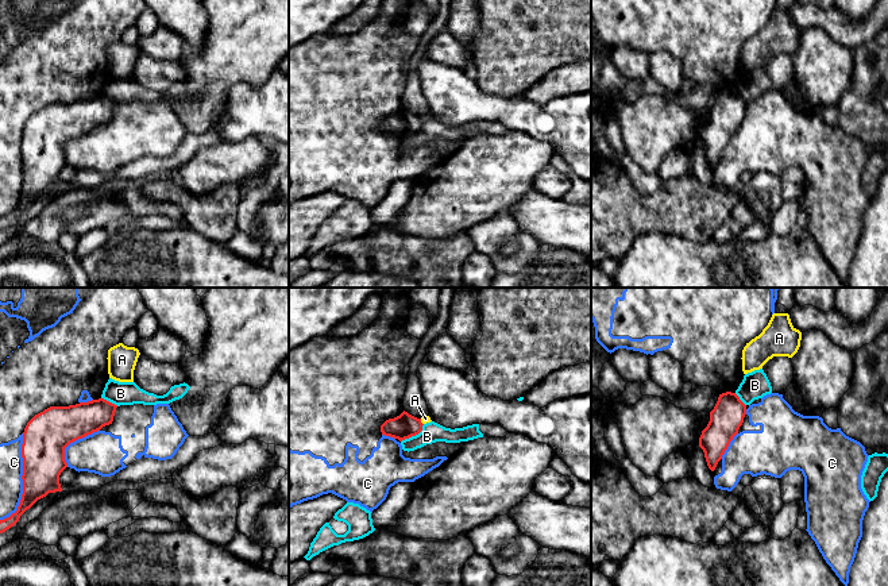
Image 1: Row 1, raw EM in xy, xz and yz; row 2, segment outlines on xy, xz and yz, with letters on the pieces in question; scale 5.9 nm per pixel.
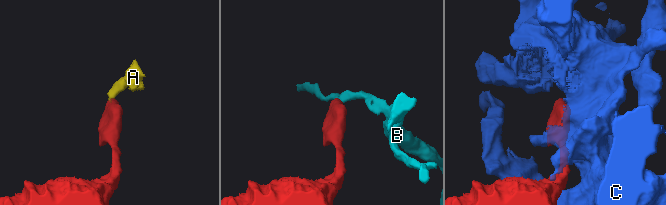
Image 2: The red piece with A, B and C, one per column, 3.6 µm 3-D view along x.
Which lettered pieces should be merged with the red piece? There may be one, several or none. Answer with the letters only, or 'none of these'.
none of these

